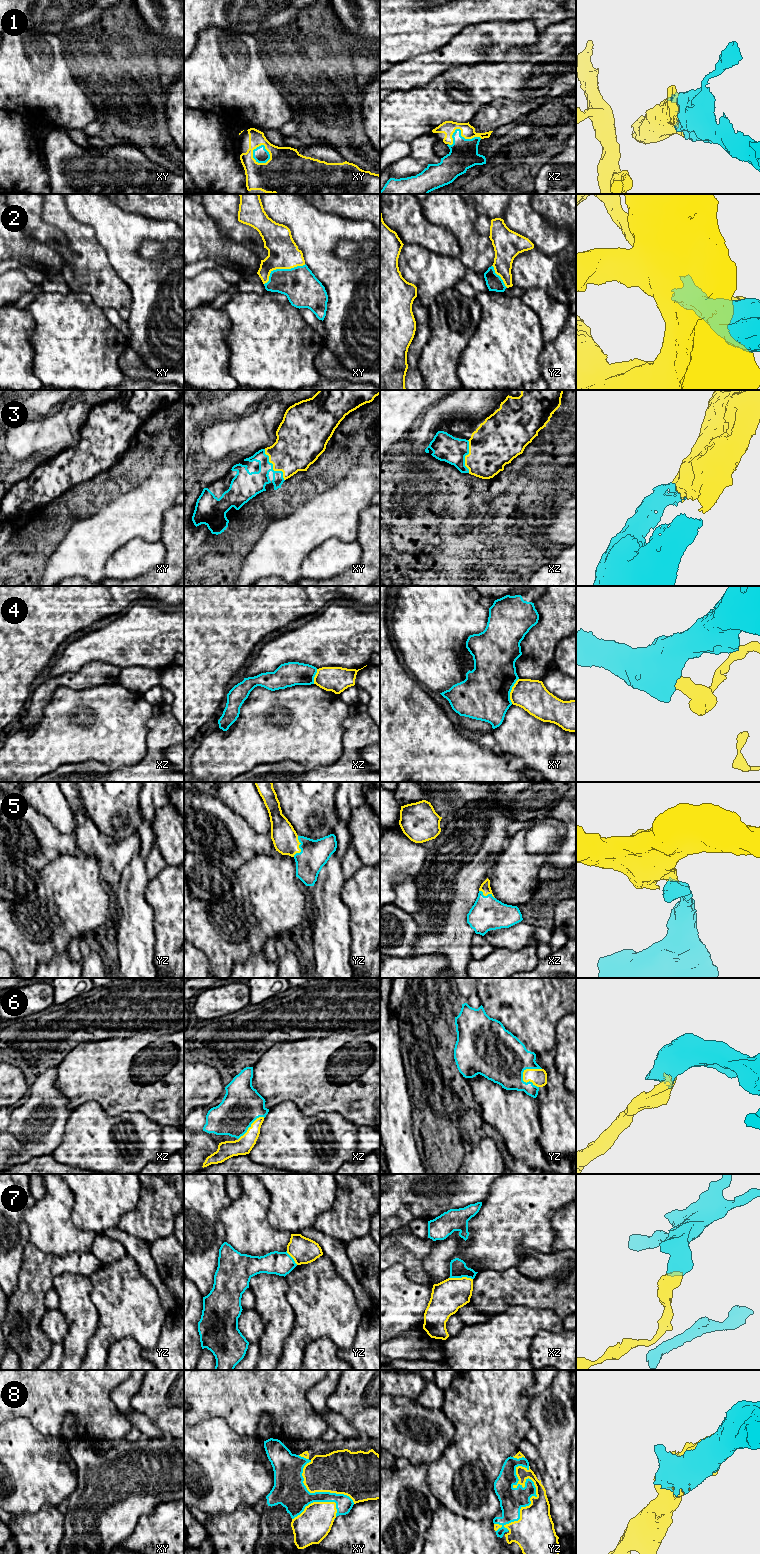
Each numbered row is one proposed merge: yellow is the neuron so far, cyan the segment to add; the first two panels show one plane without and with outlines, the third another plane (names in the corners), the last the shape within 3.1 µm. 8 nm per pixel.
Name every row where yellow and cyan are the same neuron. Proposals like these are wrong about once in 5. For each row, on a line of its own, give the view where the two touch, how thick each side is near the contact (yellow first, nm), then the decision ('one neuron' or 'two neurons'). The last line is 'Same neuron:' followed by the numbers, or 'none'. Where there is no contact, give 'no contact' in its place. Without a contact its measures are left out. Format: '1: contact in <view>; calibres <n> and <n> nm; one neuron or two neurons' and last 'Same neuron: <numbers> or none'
1: contact in xz; calibres 110 and 220 nm; one neuron
2: contact in xy; calibres 260 and 280 nm; one neuron
3: contact in xy; calibres 360 and 220 nm; one neuron
4: contact in xy; calibres 260 and 400 nm; two neurons
5: contact in yz; calibres 200 and 220 nm; one neuron
6: contact in yz; calibres 140 and 380 nm; one neuron
7: contact in xz; calibres 260 and 140 nm; two neurons
8: contact in yz; calibres 260 and 190 nm; one neuron
Same neuron: 1, 2, 3, 5, 6, 8

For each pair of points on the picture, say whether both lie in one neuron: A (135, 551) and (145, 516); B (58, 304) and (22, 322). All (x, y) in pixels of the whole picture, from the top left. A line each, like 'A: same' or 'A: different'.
A: different
B: different

